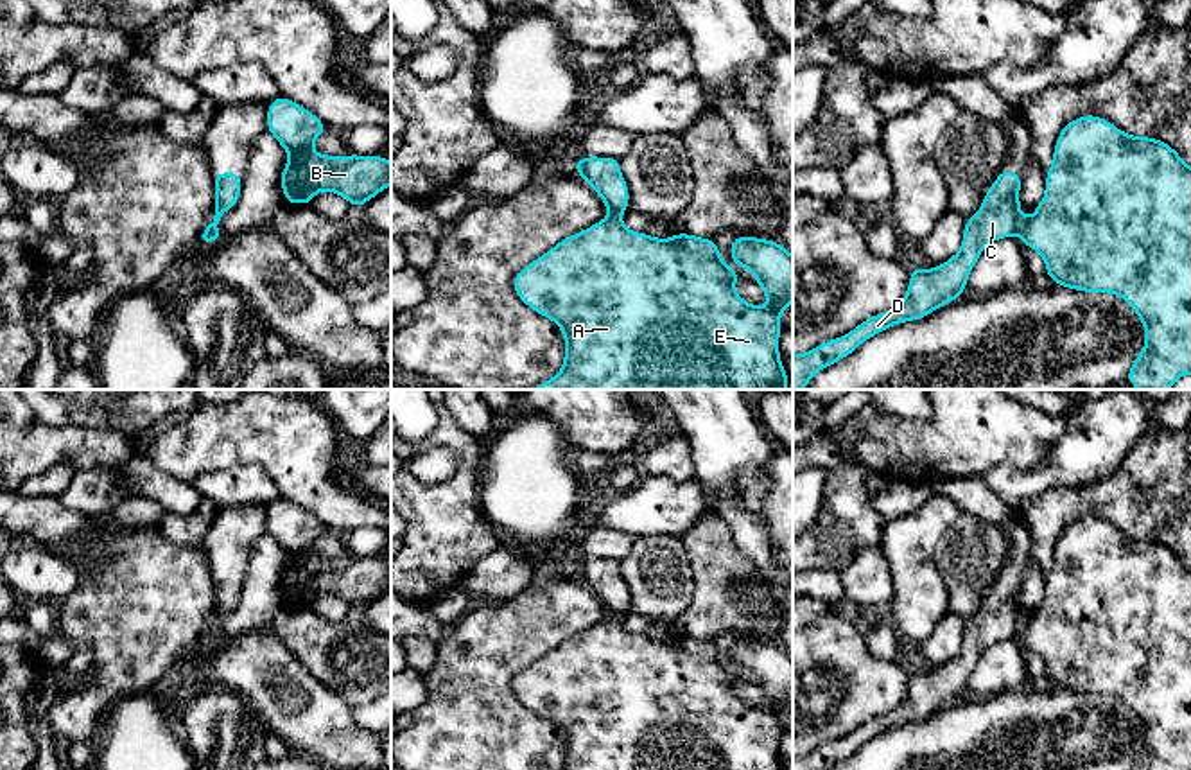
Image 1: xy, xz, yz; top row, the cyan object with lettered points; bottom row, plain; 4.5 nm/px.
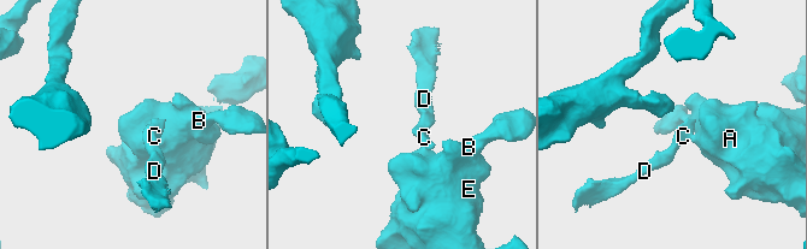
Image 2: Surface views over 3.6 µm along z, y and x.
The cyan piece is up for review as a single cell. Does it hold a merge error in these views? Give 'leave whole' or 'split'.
split

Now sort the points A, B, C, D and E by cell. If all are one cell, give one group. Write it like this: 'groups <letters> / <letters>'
groups A B E / C D

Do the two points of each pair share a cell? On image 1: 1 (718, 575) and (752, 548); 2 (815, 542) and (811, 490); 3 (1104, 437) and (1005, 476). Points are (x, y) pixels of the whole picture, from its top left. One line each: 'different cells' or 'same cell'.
1: different cells
2: different cells
3: same cell

